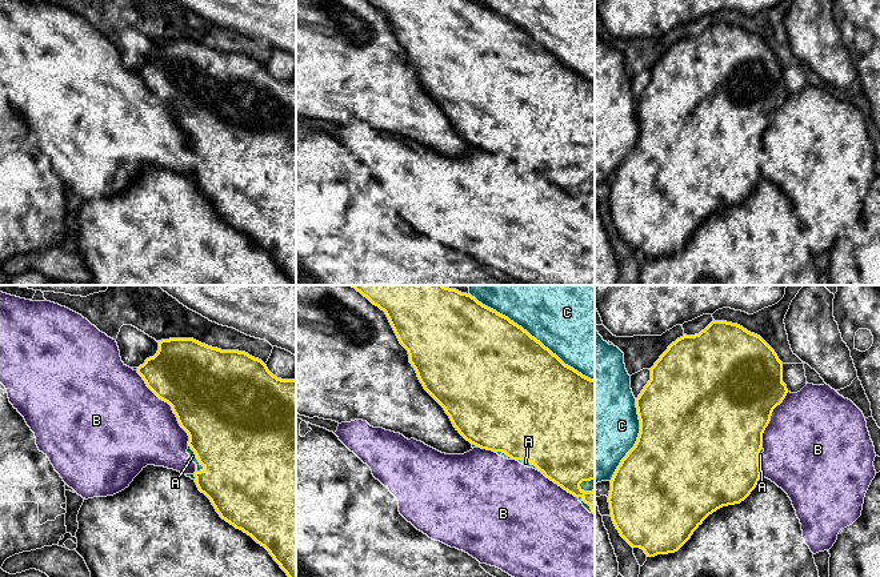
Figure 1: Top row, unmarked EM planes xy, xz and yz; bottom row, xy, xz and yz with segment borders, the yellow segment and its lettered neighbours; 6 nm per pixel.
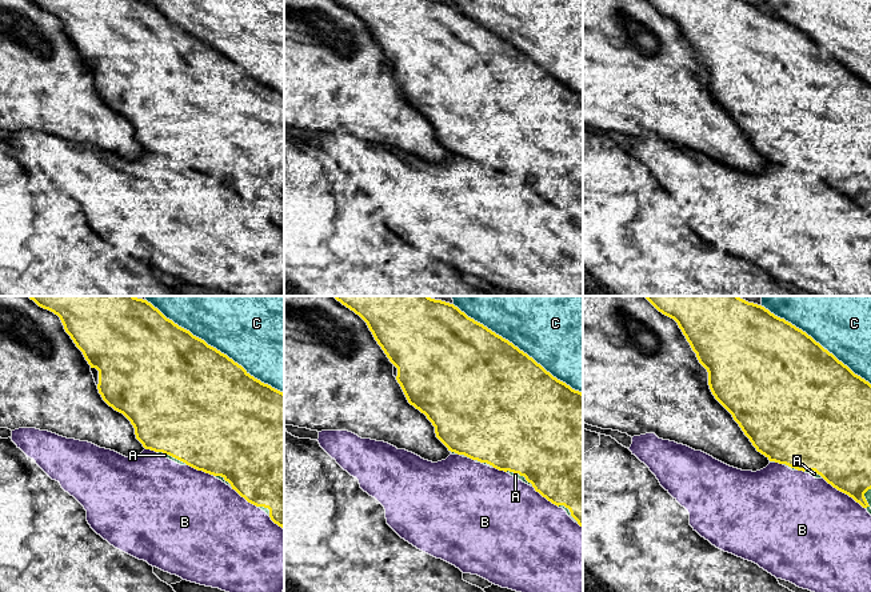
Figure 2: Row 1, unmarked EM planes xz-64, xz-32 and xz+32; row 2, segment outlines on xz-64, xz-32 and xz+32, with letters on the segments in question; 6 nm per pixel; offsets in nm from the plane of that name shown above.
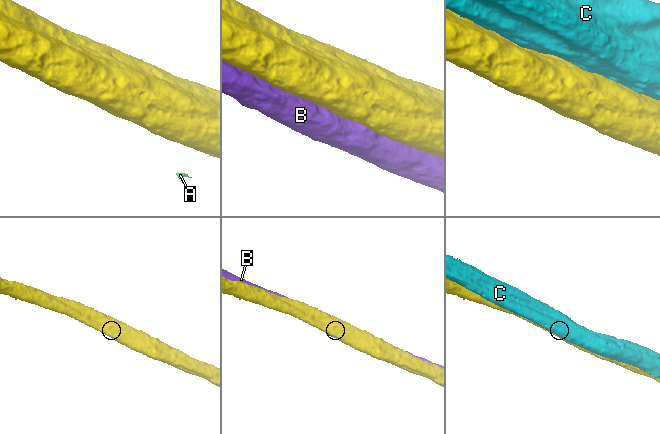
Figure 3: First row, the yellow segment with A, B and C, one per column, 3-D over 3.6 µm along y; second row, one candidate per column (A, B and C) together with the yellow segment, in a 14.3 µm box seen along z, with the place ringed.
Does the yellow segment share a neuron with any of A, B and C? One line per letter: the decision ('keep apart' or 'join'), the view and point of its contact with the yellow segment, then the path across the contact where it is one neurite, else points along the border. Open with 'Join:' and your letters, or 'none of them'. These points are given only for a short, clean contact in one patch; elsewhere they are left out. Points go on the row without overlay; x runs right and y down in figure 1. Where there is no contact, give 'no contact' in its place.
Join: none of them
A: keep apart; meets yellow in xy at (198, 160)
B: keep apart; meets yellow in xy at (171, 107)
C: keep apart; meets yellow in xz at (534, 39)

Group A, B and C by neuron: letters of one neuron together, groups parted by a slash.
A B / C

